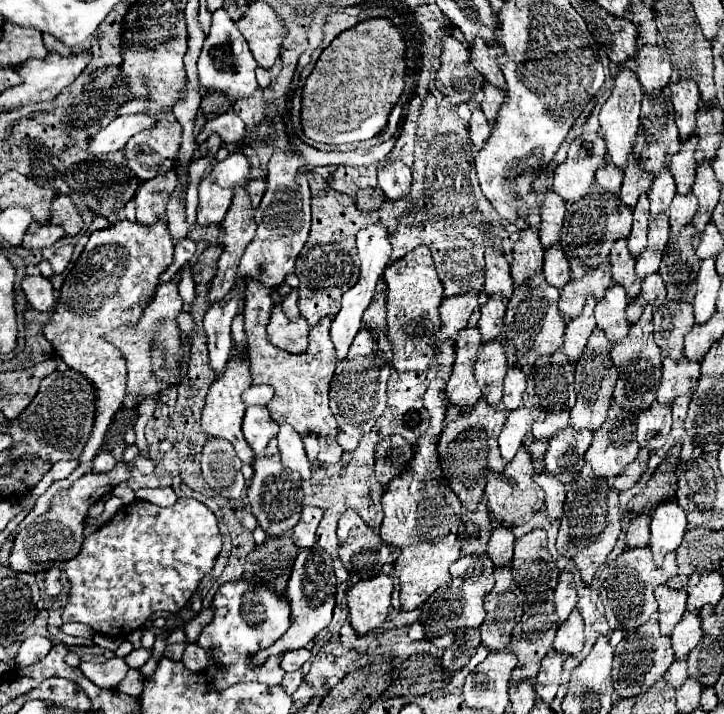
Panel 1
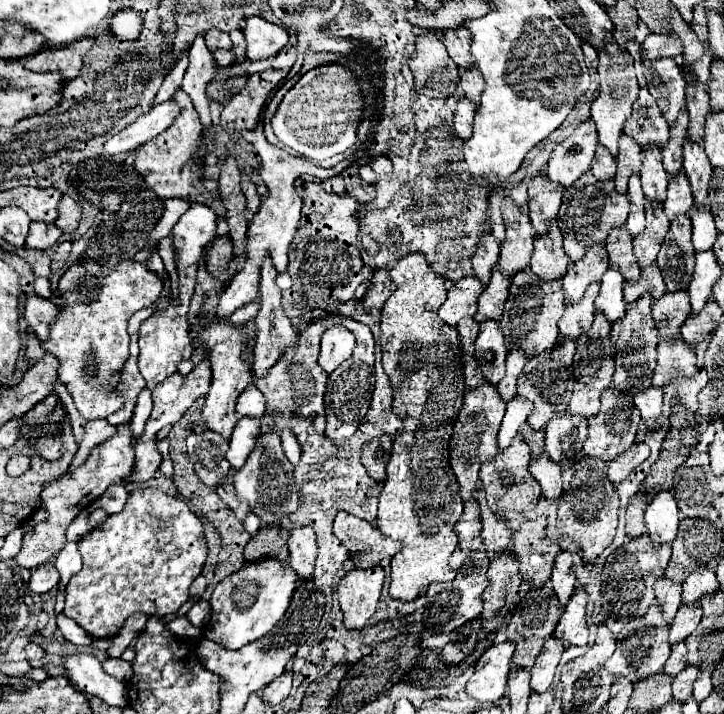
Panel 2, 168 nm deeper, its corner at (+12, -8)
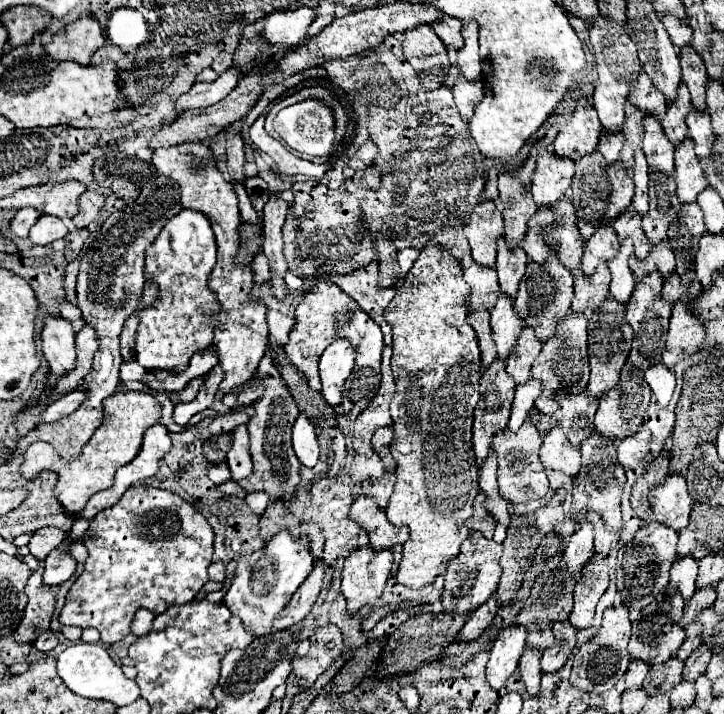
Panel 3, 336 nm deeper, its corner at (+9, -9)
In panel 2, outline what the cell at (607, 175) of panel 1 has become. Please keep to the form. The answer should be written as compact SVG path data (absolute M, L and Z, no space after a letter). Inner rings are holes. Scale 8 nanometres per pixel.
M604 145L596 147L596 155L592 159L592 173L604 181L616 175L616 159L608 153L608 149L604 149Z

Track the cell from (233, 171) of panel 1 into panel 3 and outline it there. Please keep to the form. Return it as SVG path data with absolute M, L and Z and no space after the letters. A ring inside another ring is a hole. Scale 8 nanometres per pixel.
M183 208L171 218L155 242L145 252L145 278L151 278L159 286L157 300L141 312L137 328L135 360L147 370L185 372L189 358L205 350L213 338L211 328L215 326L213 314L219 310L215 294L207 288L207 274L215 266L217 246L211 230L211 222L199 210Z

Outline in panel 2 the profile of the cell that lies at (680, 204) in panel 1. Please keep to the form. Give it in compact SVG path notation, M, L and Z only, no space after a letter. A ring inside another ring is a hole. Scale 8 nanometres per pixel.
M680 169L678 177L670 177L668 195L666 195L666 201L664 201L664 213L670 219L674 219L680 213L688 213L692 205L694 205L694 201L692 201L688 177L684 177L684 169Z

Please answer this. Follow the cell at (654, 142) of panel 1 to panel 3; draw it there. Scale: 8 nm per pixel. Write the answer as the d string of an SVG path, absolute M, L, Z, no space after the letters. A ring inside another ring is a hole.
M647 74L639 76L639 82L635 86L635 90L631 90L631 98L629 102L633 106L637 106L639 110L643 110L649 116L655 116L657 120L665 118L667 112L667 100L663 98L663 94L659 94L659 90L655 90L653 82L647 78Z

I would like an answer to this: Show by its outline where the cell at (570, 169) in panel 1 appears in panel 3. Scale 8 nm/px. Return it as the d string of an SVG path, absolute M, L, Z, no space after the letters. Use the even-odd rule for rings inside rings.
M579 98L573 118L569 120L567 128L555 138L555 154L559 158L571 158L573 162L577 162L597 150L599 134L601 122L595 114L595 108L589 100Z

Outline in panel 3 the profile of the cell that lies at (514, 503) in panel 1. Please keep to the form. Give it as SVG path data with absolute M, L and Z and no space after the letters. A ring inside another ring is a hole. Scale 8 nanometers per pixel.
M525 422L515 434L511 434L509 430L495 434L491 446L493 446L493 450L497 454L497 460L499 460L497 486L499 486L499 494L505 500L509 500L513 504L525 504L525 502L531 502L531 500L539 500L547 494L549 482L547 482L545 468L539 462L541 442L543 442L541 434L529 422Z

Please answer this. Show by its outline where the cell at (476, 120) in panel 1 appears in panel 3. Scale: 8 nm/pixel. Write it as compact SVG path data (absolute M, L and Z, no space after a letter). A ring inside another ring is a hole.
M459 78L453 86L453 96L455 96L455 104L459 108L461 120L465 124L469 124L475 104L483 98L483 82L467 82L465 78Z

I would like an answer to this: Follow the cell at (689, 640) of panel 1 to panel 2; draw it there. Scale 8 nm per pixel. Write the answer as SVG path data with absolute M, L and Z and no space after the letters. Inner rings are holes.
M696 601L696 605L682 605L670 625L670 643L678 643L682 639L686 639L700 623L702 619L702 607L700 601Z

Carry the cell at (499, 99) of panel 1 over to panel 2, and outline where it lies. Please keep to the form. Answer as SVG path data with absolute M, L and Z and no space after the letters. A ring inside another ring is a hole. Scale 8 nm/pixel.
M476 67L472 69L460 69L460 87L464 91L464 95L476 103L476 107L480 105L480 95L484 91L484 79L480 77L480 71Z

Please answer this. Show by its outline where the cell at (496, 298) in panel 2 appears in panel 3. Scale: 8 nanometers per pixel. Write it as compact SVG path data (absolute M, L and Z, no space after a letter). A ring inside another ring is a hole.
M505 238L499 240L497 246L497 276L499 276L499 288L505 296L515 298L517 286L525 274L525 264L527 264L527 254L517 246L511 250L505 242Z

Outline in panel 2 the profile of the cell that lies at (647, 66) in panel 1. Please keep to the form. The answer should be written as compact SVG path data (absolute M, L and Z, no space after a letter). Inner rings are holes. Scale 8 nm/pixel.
M652 33L642 43L642 57L648 57L648 61L658 61L660 57L676 57L682 53L680 39L676 35L666 33Z

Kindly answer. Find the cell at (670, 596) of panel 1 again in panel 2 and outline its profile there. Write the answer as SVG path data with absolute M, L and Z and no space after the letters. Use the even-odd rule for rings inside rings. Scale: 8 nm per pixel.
M660 577L654 585L654 591L656 591L656 599L658 603L662 605L664 609L664 619L674 619L676 611L680 609L682 605L682 583L676 583L676 581L670 581L670 579L664 579Z

